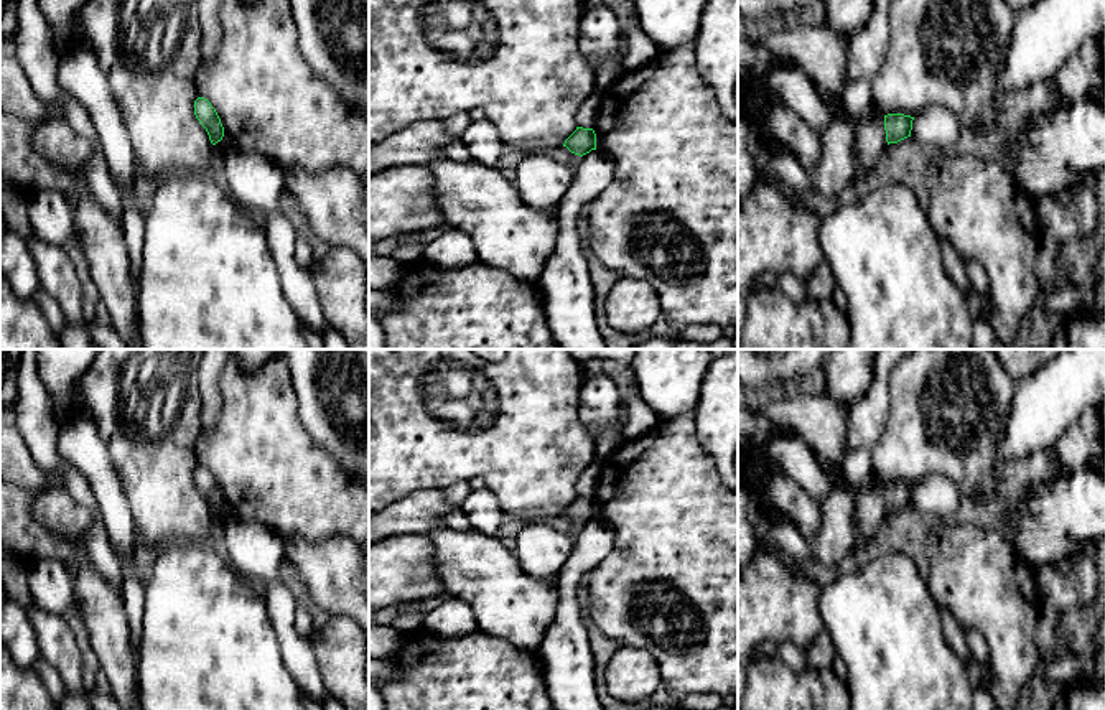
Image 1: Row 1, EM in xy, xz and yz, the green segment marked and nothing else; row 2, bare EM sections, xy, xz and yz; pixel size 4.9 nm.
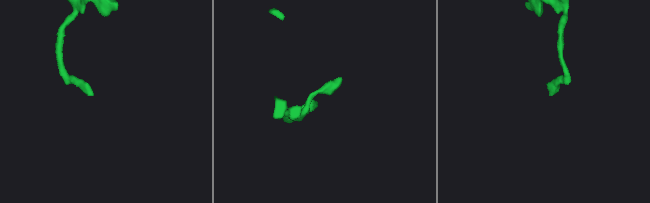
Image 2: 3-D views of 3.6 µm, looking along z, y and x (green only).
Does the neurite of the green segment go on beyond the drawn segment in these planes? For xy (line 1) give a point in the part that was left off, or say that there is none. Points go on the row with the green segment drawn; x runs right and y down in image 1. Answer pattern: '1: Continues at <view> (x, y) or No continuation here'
1: No continuation here

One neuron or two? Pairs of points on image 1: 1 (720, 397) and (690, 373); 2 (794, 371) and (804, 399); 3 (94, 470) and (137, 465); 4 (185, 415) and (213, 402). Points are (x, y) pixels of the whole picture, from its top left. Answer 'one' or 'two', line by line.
1: two
2: two
3: two
4: two

